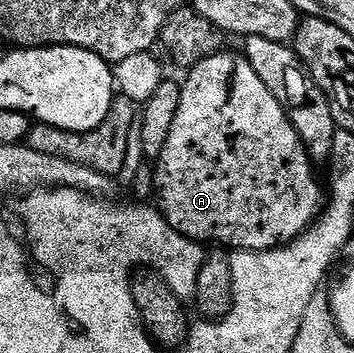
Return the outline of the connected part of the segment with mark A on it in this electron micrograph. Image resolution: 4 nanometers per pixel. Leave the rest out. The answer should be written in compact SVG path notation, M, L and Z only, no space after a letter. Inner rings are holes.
M218 52L214 54L214 57L217 62L209 60L209 66L200 62L197 66L192 67L188 71L189 79L181 86L181 103L175 116L177 130L171 128L170 134L173 136L173 142L167 140L165 144L169 147L169 154L163 154L165 156L165 174L161 174L161 190L155 194L155 198L165 198L165 208L159 213L173 230L177 230L178 233L184 234L188 239L196 240L198 243L217 244L220 238L225 238L221 246L232 248L234 251L269 250L300 237L316 222L323 209L321 186L317 183L316 176L313 175L312 168L314 169L314 167L311 165L311 159L306 154L302 140L289 120L289 115L285 113L279 100L275 100L275 96L263 84L263 80L259 80L259 76L255 76L249 61L243 56L237 55L236 58L235 55L226 54L226 52ZM229 130L233 130L233 134L237 134L237 138L229 138Z

